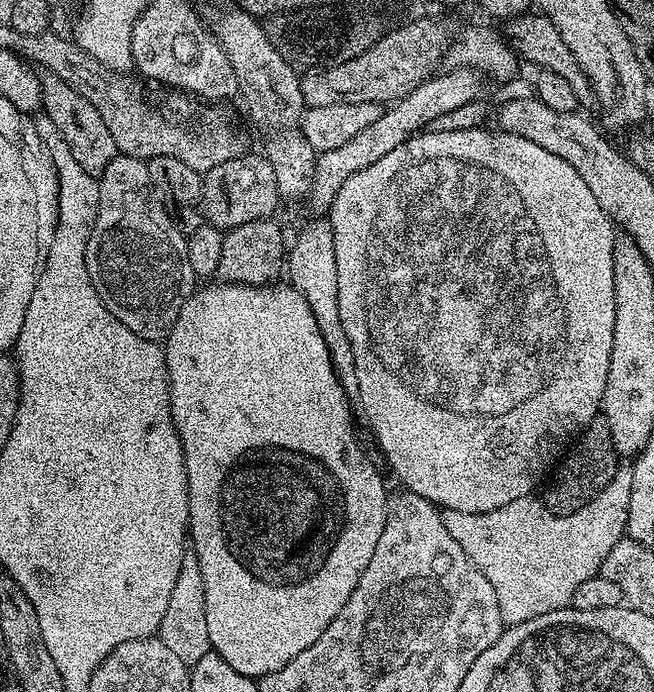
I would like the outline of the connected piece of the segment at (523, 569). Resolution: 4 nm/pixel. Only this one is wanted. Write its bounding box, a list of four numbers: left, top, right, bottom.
[468,483,630,621]

